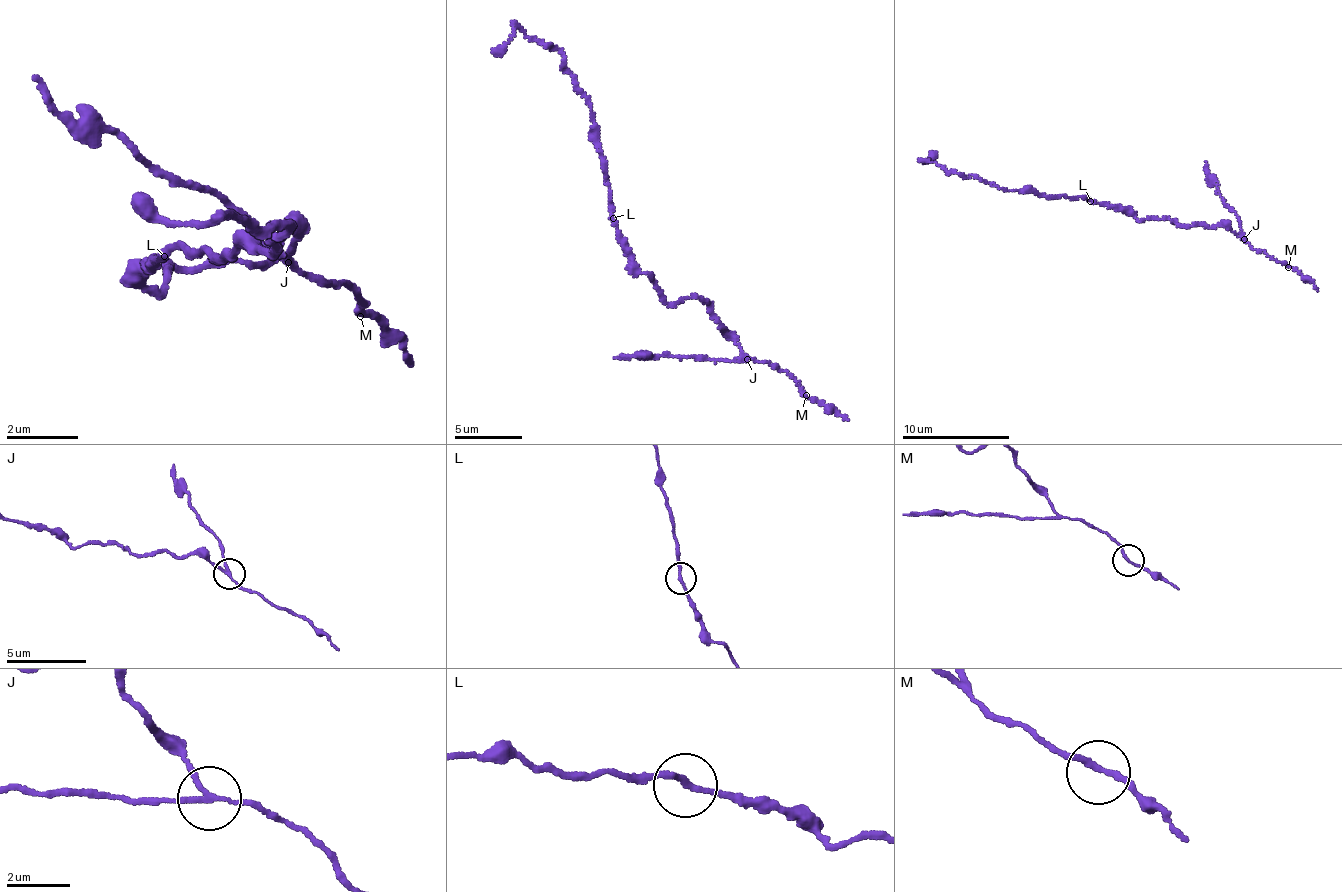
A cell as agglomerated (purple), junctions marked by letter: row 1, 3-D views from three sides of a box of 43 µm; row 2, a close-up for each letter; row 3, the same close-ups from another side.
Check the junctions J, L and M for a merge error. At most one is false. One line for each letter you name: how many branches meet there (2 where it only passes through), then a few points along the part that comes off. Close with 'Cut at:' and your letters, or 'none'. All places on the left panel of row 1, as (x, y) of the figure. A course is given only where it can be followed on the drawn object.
J: branches 3; course (287, 265), (212, 191), (168, 189), (29, 77)
Cut at: J

